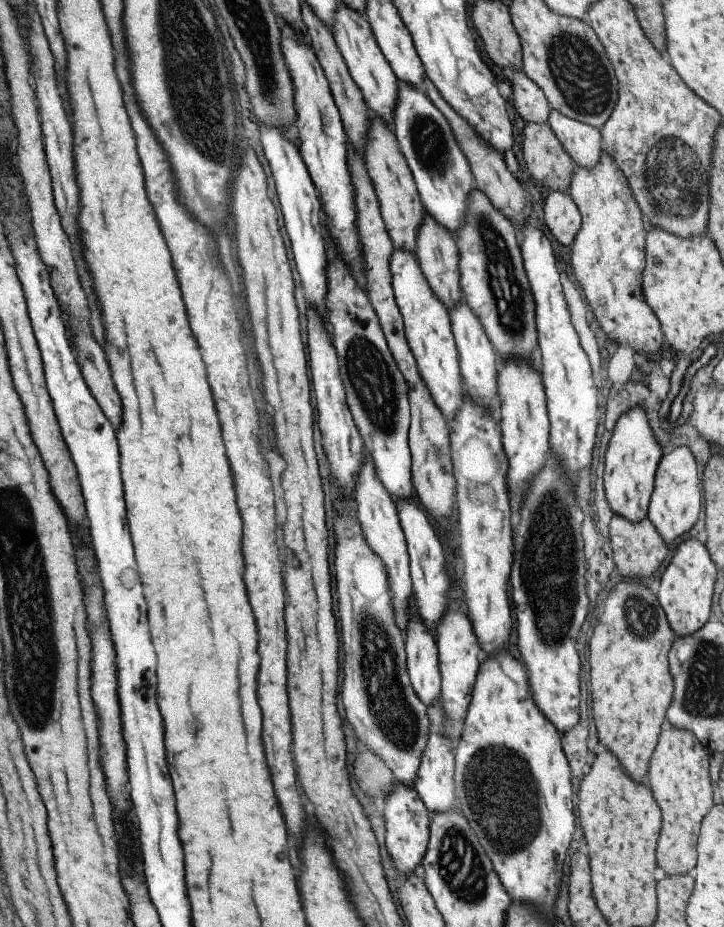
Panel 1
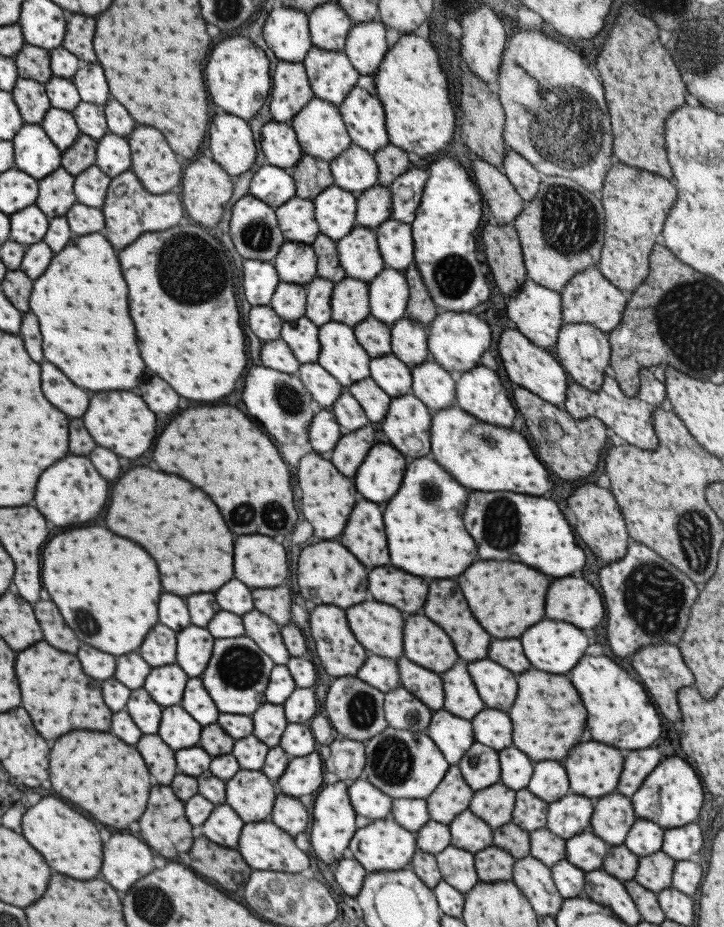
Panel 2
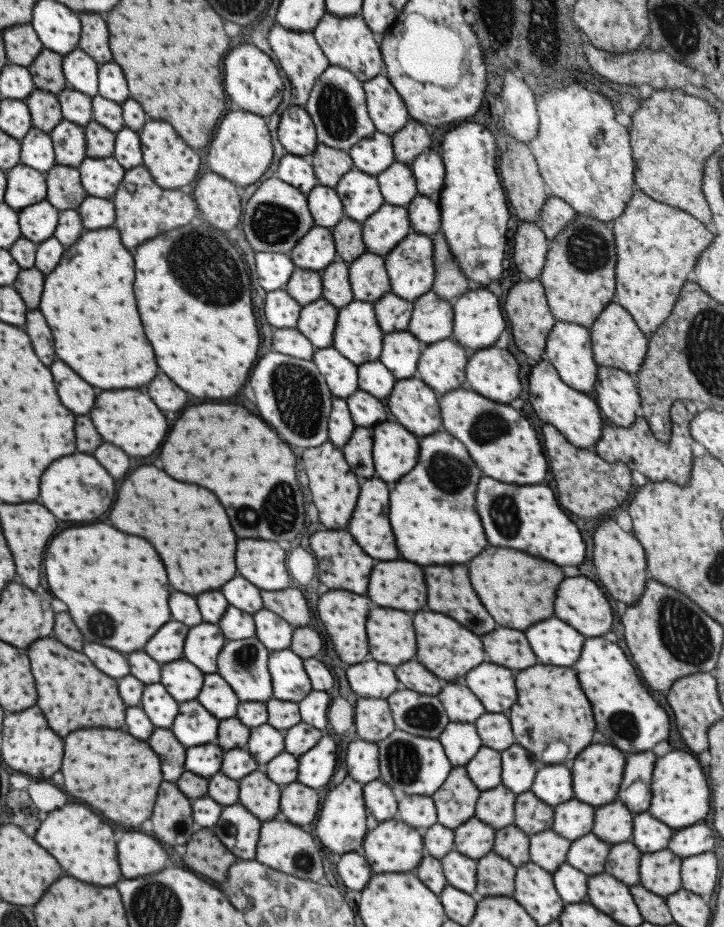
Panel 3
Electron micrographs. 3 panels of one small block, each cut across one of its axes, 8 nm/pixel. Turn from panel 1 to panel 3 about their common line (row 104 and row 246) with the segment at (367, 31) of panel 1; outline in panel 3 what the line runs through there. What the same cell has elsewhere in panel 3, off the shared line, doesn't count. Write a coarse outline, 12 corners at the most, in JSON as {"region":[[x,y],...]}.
{"region":[[383,204],[361,225],[385,256],[410,232],[405,206]]}

